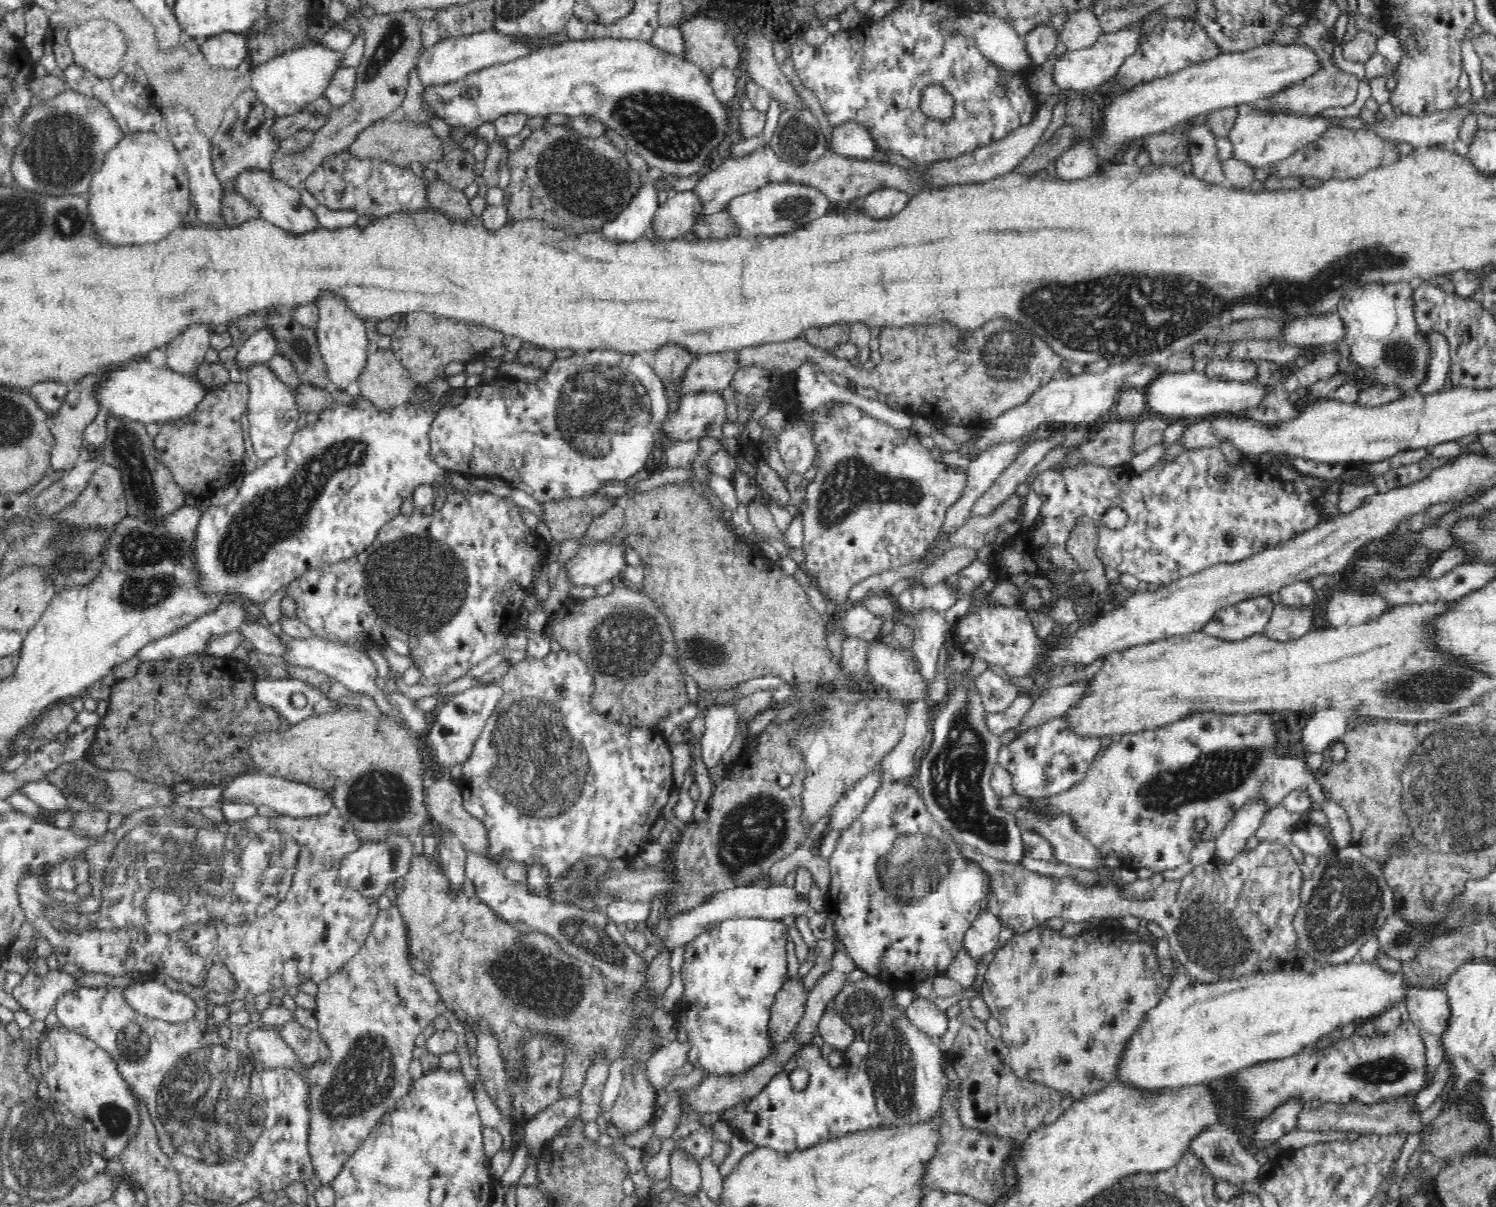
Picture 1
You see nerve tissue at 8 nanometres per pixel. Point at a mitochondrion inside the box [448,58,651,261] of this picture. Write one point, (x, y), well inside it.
(573, 176)

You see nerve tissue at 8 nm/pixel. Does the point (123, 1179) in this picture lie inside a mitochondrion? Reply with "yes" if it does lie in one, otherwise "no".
no

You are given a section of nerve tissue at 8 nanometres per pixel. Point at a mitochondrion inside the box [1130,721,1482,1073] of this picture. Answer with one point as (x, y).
(1345, 905)

